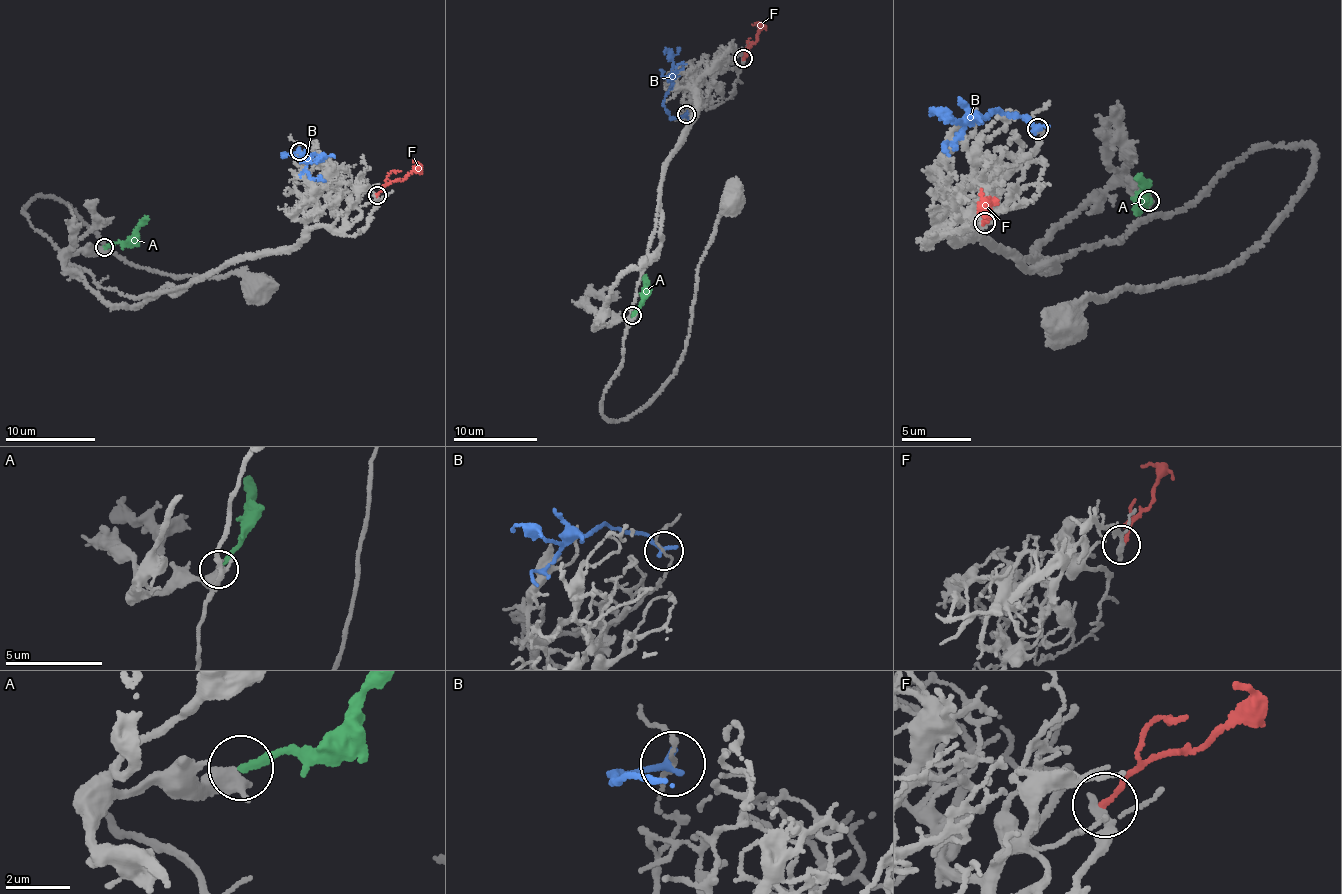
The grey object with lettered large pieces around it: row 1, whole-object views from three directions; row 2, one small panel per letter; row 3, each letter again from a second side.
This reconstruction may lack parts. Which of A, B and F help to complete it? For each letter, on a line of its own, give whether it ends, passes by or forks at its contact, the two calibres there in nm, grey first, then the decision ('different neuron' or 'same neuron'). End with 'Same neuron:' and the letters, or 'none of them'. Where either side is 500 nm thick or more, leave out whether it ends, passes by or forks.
A: calibres 550 and 220 nm; same neuron
B: it ends; calibres 90 and 280 nm; different neuron
F: it ends; calibres 240 and 170 nm; different neuron
Same neuron: A

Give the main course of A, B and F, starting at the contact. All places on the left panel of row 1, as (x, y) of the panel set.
A: (104, 247), (126, 240), (147, 216)
B: (300, 152), (284, 153), (283, 156), (304, 156), (311, 163), (320, 158), (315, 162)
F: (377, 194), (385, 187), (406, 177), (417, 165), (413, 160)

